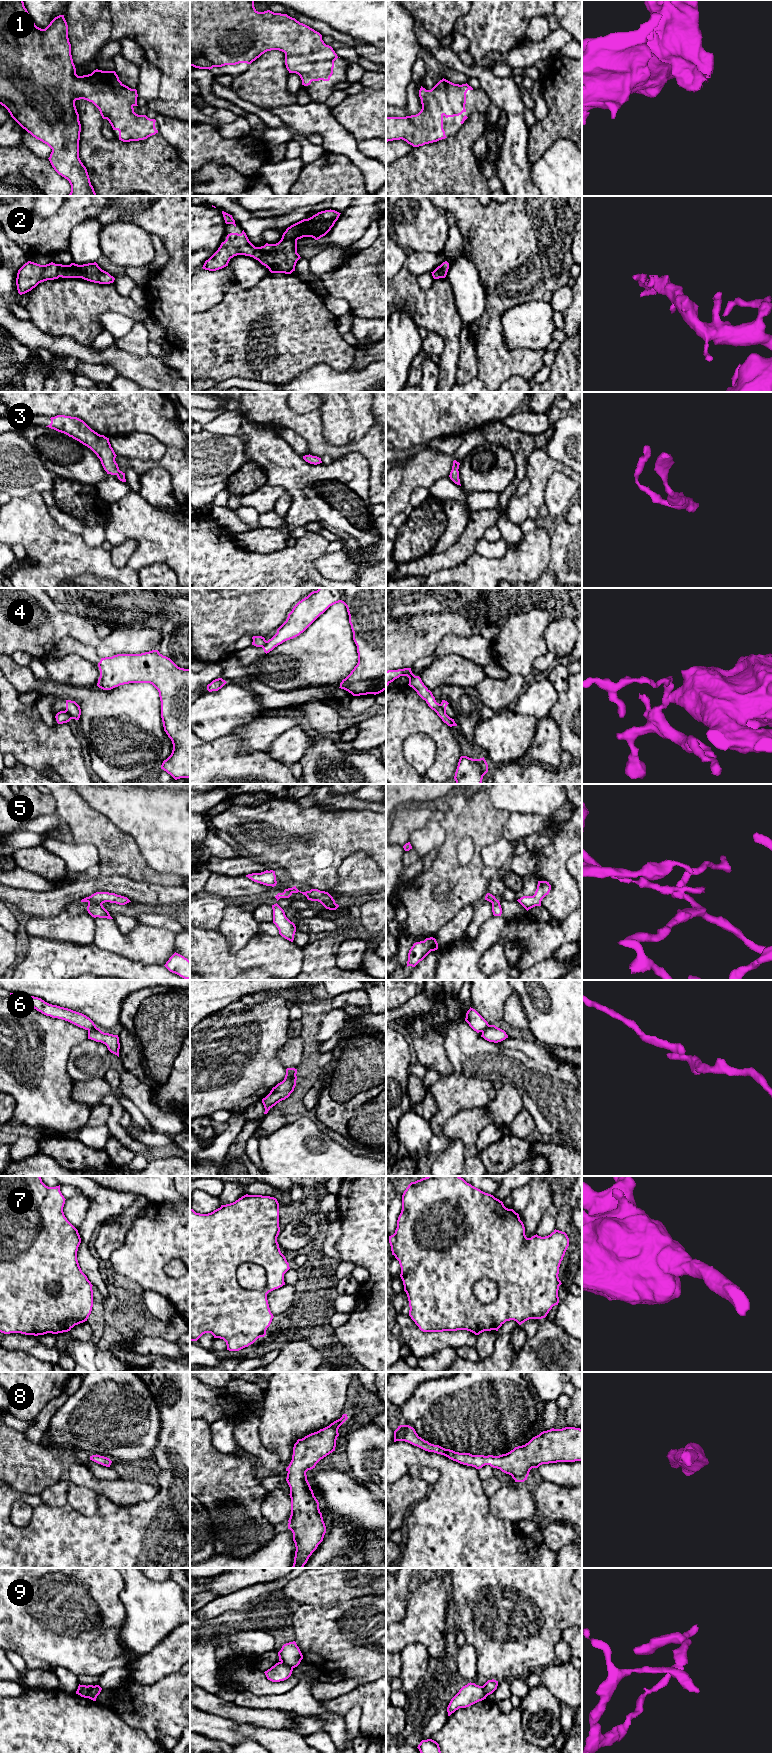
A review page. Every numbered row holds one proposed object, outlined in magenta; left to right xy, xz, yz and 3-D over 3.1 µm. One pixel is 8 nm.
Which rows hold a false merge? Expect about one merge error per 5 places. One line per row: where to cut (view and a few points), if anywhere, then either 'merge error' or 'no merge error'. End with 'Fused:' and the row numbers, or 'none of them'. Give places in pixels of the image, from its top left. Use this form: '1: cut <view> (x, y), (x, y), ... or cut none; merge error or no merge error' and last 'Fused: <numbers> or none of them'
1: cut none; no merge error
2: cut none; no merge error
3: cut none; no merge error
4: cut xy (65, 710), (71, 718); merge error
5: cut xy (88, 901), (101, 904); merge error
6: cut xz (295, 1074), (284, 1080); merge error
7: cut xz (237, 1267), (237, 1282), (242, 1287), (263, 1289), (266, 1286); merge error
8: cut none; no merge error
9: cut xy (93, 1686), (88, 1697); merge error
Fused: 4, 5, 6, 7, 9

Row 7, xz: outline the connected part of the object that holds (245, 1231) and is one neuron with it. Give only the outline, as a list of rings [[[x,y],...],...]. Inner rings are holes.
[[[246,1194],[208,1214],[196,1213],[190,1208],[190,1341],[211,1333],[214,1338],[226,1342],[227,1350],[239,1351],[266,1335],[274,1317],[267,1294],[285,1285],[284,1274],[290,1269],[277,1242],[279,1232],[279,1203],[274,1197]],[[244,1263],[255,1263],[265,1270],[267,1284],[264,1289],[245,1289],[238,1284],[237,1269]]]

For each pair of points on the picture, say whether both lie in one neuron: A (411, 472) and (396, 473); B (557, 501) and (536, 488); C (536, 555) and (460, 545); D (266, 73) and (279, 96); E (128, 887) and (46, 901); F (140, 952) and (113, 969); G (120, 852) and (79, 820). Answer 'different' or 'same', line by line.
A: different
B: different
C: different
D: same
E: same
F: different
G: same

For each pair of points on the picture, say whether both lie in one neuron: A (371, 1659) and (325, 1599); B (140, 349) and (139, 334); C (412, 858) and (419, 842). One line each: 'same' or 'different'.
A: different
B: same
C: different

